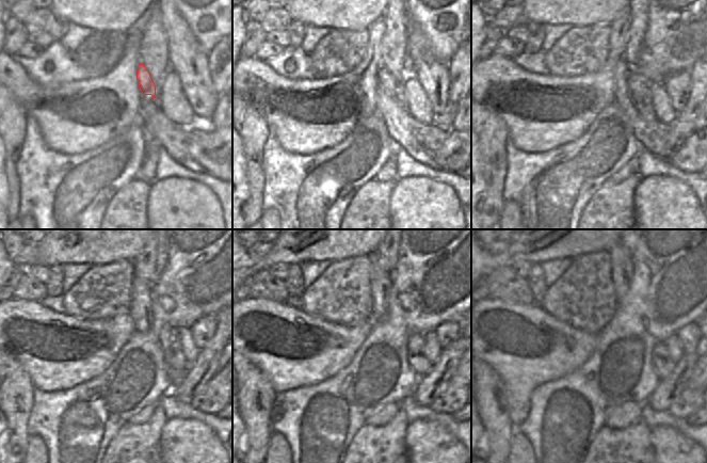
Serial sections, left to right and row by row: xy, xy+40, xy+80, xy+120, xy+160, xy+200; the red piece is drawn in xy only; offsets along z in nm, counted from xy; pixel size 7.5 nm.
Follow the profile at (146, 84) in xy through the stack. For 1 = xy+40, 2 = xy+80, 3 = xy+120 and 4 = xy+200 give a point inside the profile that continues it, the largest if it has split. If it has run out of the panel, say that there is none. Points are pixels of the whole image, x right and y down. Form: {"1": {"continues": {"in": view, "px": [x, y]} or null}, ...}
{"1": {"continues": {"in": "xy+40", "px": [385, 79]}}, "2": {"continues": {"in": "xy+80", "px": [638, 85]}}, "3": {"continues": {"in": "xy+120", "px": [174, 356]}}, "4": {"continues": {"in": "xy+200", "px": [663, 366]}}}

